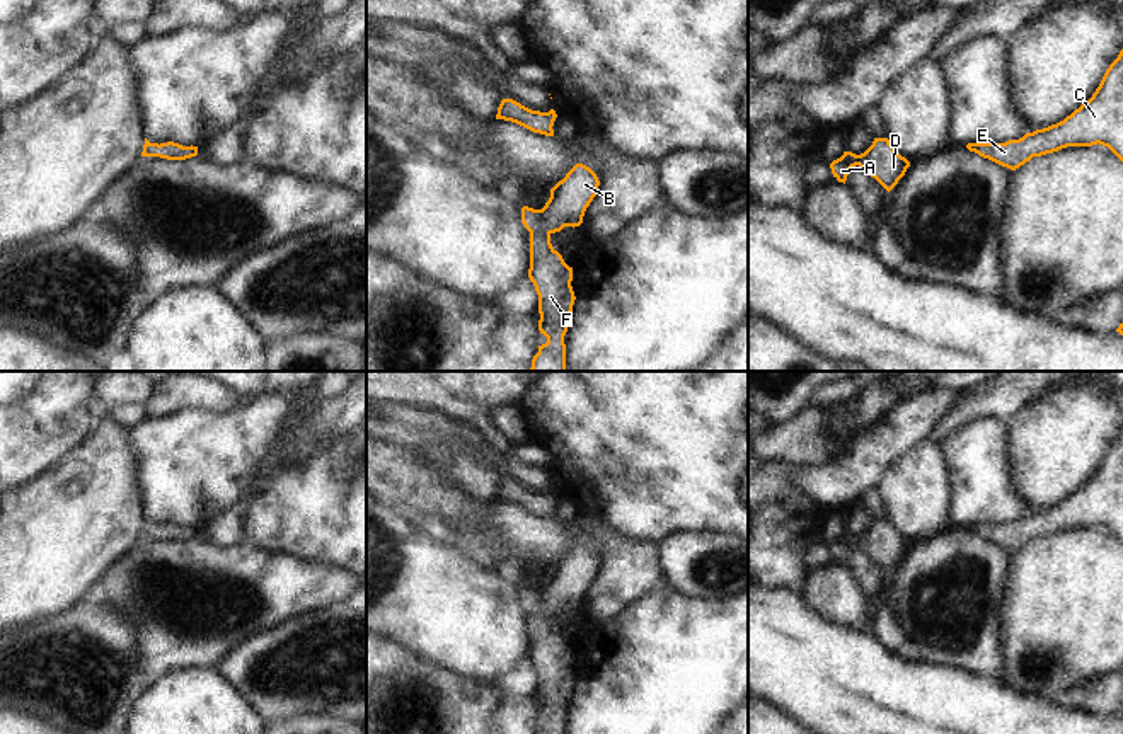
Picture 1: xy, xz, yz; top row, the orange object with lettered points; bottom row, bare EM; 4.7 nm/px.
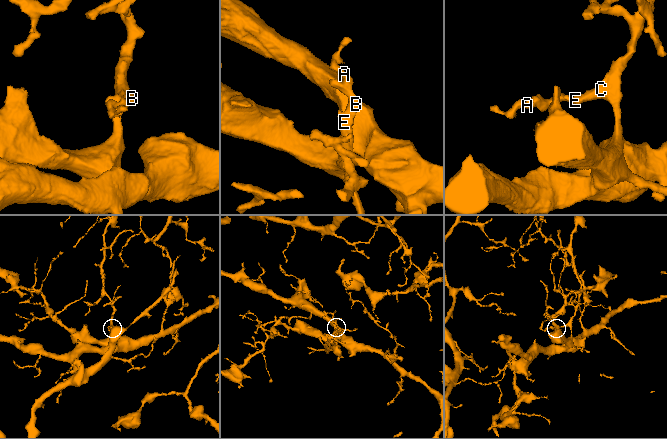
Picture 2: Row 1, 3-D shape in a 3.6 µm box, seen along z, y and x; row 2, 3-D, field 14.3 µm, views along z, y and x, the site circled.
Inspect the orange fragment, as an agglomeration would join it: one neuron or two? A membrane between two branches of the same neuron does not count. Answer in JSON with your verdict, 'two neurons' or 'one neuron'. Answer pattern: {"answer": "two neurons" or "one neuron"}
{"answer": "one neuron"}

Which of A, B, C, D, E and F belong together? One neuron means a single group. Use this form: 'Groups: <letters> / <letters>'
Groups: A B C D E F

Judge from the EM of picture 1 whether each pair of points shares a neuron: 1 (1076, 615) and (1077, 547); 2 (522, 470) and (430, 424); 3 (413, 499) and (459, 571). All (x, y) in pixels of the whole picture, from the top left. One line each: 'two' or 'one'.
1: one
2: one
3: two

